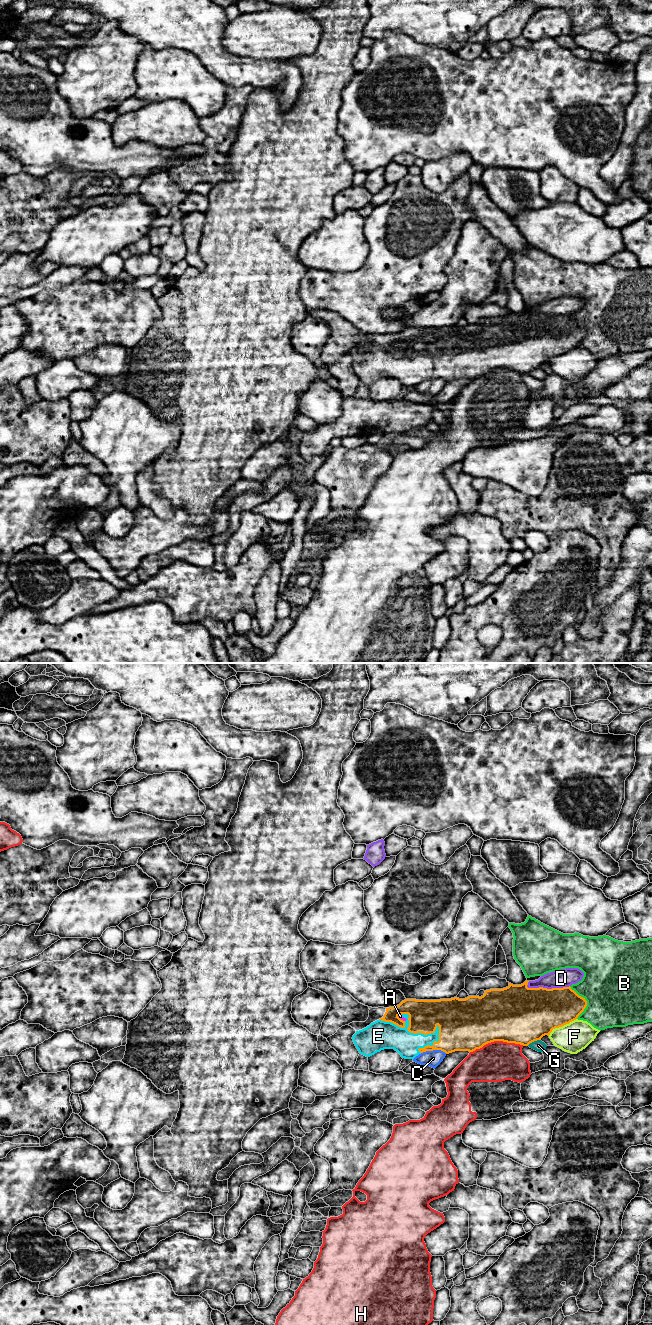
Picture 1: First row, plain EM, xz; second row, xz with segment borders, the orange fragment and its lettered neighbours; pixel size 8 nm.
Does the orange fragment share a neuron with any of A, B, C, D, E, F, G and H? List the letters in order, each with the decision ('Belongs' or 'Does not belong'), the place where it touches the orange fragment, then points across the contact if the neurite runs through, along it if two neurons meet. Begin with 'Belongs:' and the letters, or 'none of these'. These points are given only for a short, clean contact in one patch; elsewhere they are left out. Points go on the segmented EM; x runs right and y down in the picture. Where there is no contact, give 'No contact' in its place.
Belongs: A, E
A: Belongs. Touches orange at xz (399, 1018)
B: Does not belong. Touches orange at xz (586, 1001)
C: Does not belong. Touches orange at xz (434, 1049). Boundary: xz (421, 1052), (442, 1050), (446, 1053)
D: Does not belong. Touches orange at xz (546, 988)
E: Belongs. Touches orange at xz (415, 1033)
F: Does not belong. Touches orange at xz (561, 1026)
G: Does not belong. Touches orange at xz (533, 1041)
H: Does not belong. Touches orange at xz (496, 1040)

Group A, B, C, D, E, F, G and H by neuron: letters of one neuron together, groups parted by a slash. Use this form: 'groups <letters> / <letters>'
groups A E / B / C / D / F / G / H

